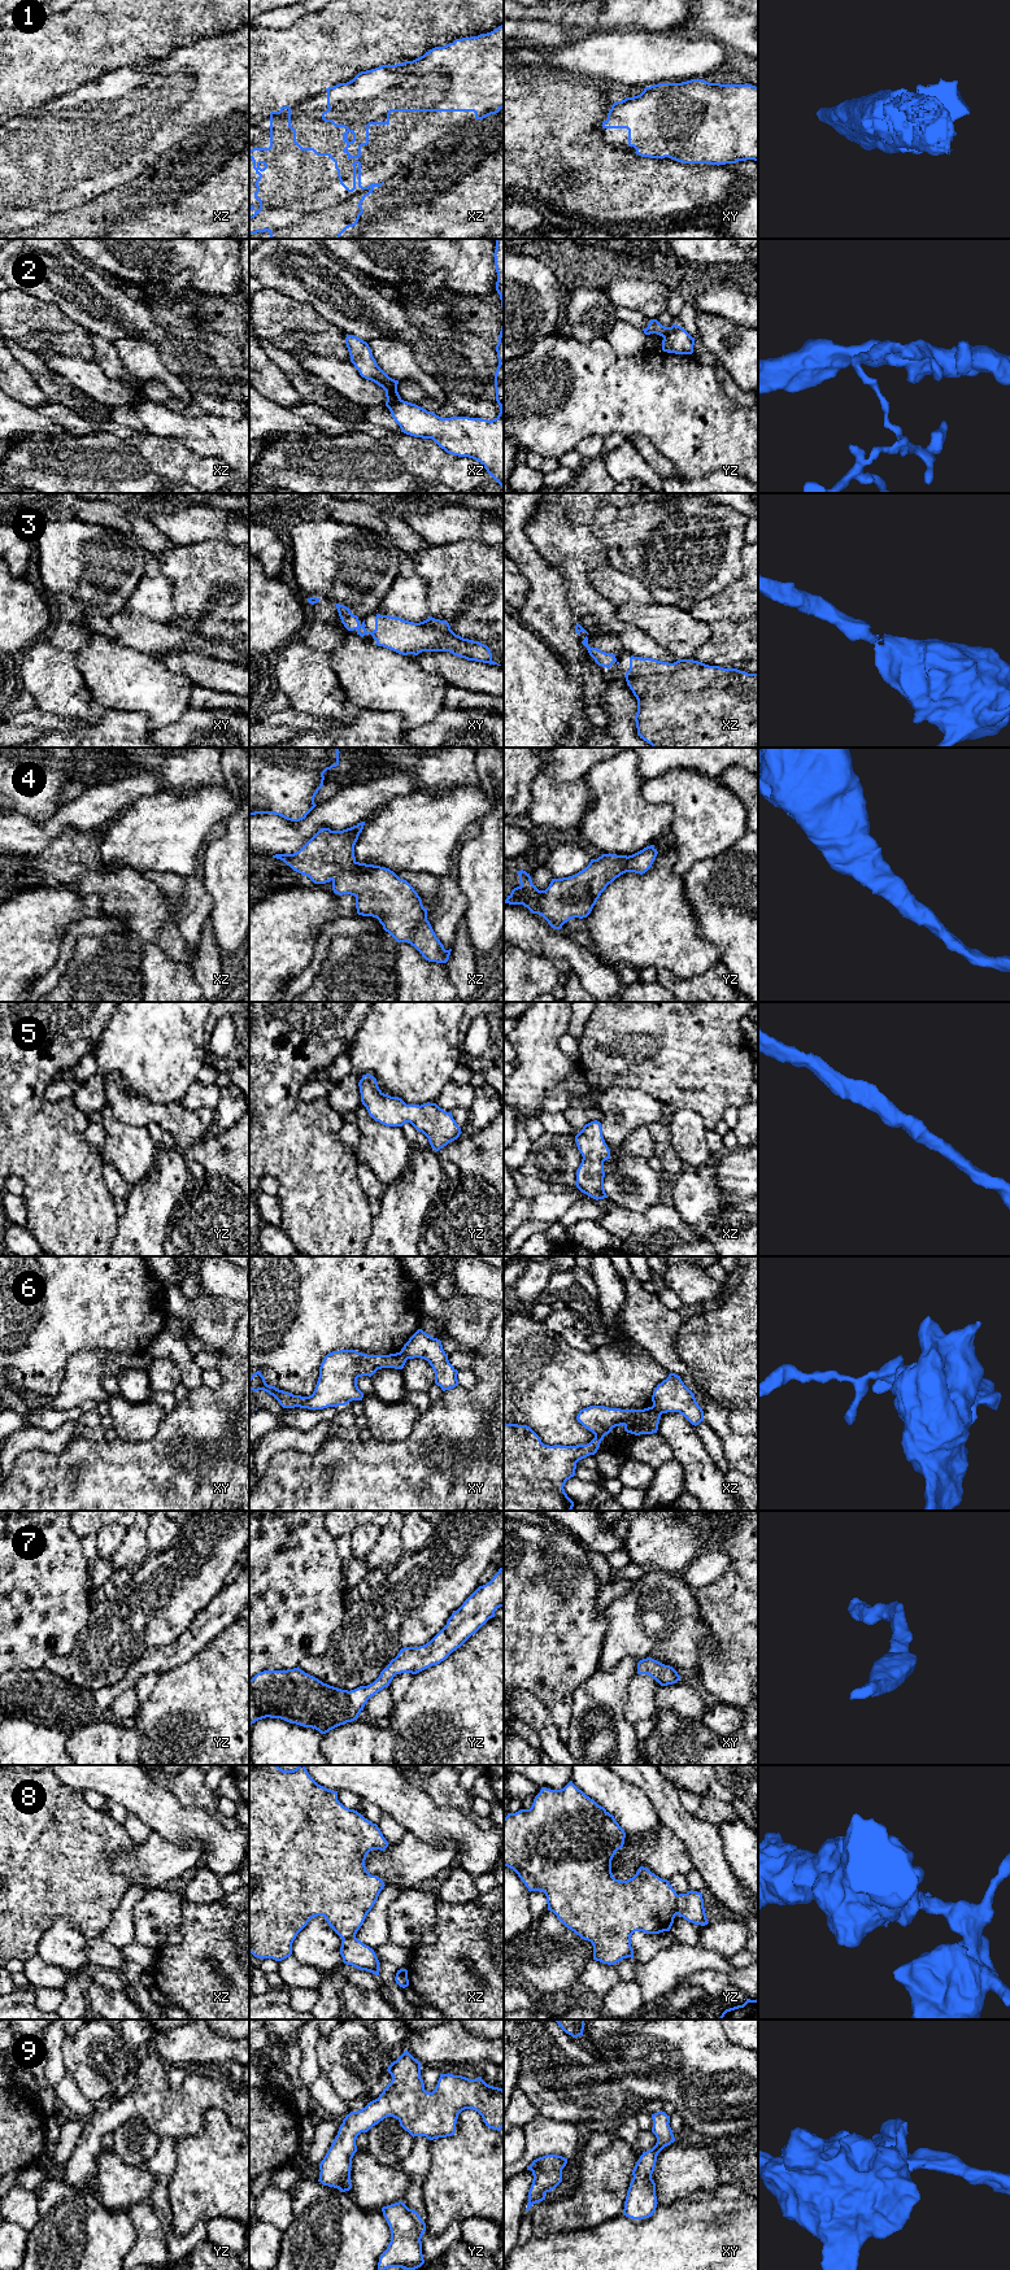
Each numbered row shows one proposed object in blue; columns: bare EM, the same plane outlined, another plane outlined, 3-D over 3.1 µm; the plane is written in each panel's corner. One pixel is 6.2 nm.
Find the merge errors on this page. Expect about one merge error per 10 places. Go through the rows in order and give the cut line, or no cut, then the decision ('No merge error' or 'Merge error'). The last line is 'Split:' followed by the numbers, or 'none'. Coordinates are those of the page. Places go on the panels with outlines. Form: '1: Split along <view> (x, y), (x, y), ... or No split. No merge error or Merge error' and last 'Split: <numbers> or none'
1: No split. No merge error
2: Split along yz (677, 325), (664, 338). Merge error
3: No split. No merge error
4: No split. No merge error
5: No split. No merge error
6: Split along xz (652, 1406), (661, 1414). Merge error
7: No split. No merge error
8: Split along yz (678, 1895), (677, 1913). Merge error
9: No split. No merge error
Split: 2, 6, 8

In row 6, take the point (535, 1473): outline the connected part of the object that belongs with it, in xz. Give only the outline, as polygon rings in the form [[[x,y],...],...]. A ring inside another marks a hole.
[[[589,1406],[579,1411],[576,1420],[585,1429],[595,1434],[595,1438],[587,1445],[561,1446],[544,1445],[540,1437],[527,1425],[504,1424],[504,1511],[571,1511],[574,1502],[565,1493],[565,1483],[575,1476],[576,1463],[589,1455],[595,1455],[601,1441],[615,1426],[624,1426],[627,1433],[653,1434],[658,1430],[661,1412],[652,1407],[644,1410],[621,1410],[605,1406]]]

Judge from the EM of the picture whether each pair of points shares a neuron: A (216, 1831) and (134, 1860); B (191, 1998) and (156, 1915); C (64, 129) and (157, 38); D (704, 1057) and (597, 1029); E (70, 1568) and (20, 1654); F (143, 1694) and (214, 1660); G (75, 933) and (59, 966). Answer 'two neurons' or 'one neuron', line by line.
A: two neurons
B: two neurons
C: two neurons
D: one neuron
E: one neuron
F: two neurons
G: one neuron

